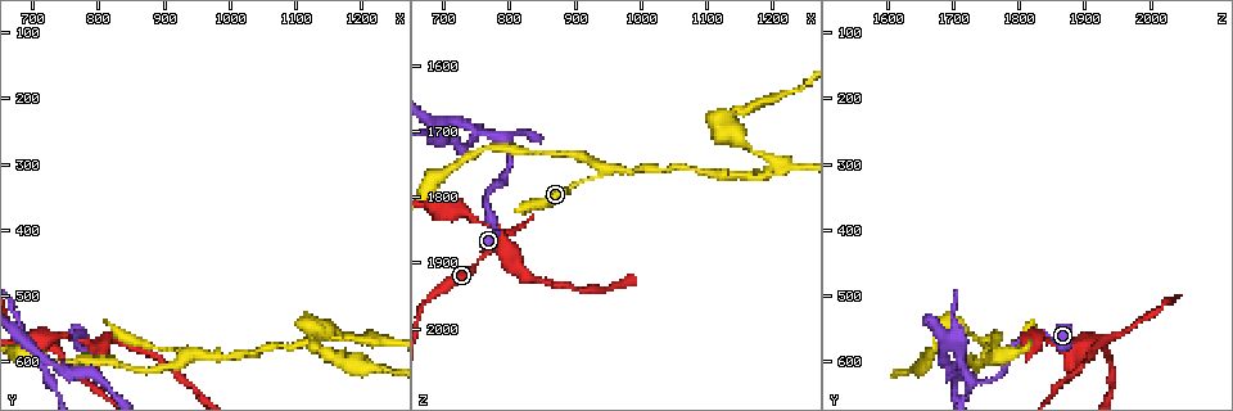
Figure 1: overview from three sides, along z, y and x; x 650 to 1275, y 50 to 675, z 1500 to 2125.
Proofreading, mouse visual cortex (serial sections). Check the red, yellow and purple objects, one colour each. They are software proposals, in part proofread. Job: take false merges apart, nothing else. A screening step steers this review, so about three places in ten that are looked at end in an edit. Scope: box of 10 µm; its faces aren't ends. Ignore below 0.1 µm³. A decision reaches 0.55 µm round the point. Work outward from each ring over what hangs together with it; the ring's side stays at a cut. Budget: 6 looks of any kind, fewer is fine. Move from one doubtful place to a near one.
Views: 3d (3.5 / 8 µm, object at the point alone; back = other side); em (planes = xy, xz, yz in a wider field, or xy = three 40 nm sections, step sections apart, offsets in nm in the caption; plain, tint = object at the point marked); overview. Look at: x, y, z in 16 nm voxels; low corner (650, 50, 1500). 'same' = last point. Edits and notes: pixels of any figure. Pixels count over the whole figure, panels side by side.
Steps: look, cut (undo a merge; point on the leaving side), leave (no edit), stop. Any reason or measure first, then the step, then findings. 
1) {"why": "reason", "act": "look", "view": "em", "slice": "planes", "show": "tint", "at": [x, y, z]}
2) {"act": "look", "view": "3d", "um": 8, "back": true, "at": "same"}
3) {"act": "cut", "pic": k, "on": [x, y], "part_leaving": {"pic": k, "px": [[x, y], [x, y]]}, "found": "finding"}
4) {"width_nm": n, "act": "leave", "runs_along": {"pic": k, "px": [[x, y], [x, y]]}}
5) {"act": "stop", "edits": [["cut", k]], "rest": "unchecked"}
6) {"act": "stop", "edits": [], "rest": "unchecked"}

{"why": "sudden change in width", "act": "look", "view": "3d", "um": 3.5, "at": [940, 585, 1765]}

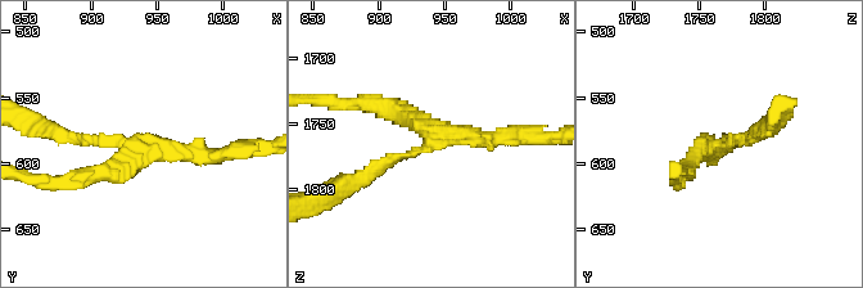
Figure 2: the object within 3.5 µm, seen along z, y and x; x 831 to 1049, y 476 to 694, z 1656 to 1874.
{"why": "shape alone is not enough", "act": "look", "view": "em", "slice": "xy", "step": 5, "show": "plain", "at": [944, 586, 1766]}

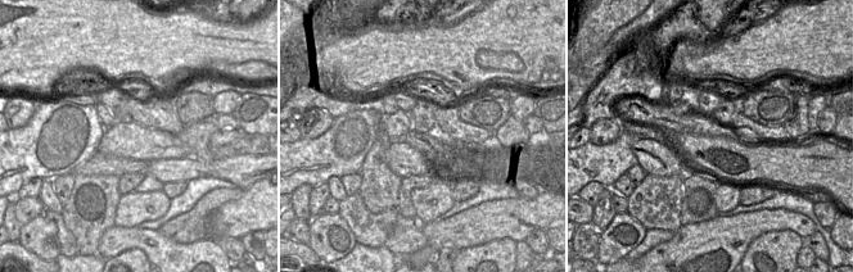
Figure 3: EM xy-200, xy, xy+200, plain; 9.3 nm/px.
{"act": "look", "view": "em", "slice": "xy", "step": 5, "show": "tint", "at": "same"}

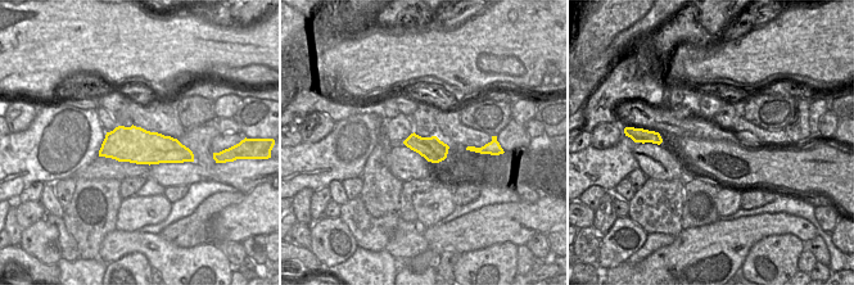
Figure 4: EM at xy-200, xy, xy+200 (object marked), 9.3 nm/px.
{"act": "leave", "runs_along": {"pic": 2, "px": [[360, 178], [446, 133], [514, 135]]}, "found": "all the same cell"}

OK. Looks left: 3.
{"why": "thin arm on a thick one", "act": "look", "view": "3d", "um": 8, "at": [790, 595, 1885]}

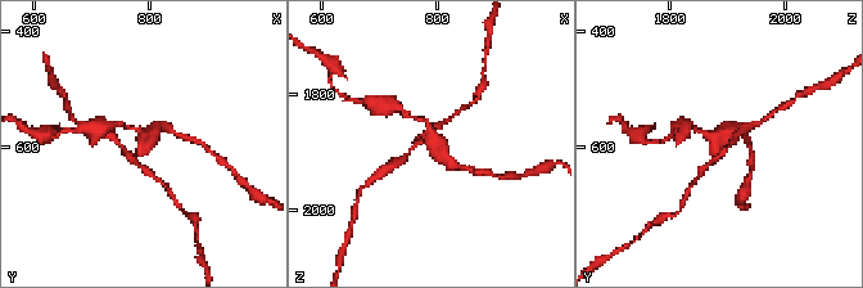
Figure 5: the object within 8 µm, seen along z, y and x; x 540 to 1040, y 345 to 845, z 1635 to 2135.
{"why": "closer look", "act": "look", "view": "3d", "um": 3.5, "back": true, "at": "same"}

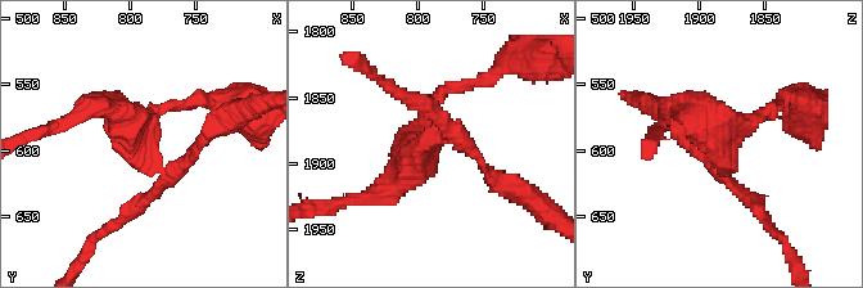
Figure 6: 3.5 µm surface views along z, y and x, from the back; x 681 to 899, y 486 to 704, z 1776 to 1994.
{"arm_widths_nm": [150, 150, 150, 350], "act": "cut", "pic": 6, "on": [423, 167], "found": "two cells meet here"}

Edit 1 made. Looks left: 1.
{"act": "stop", "edits": [["cut", 6]], "rest": "unchecked"}

